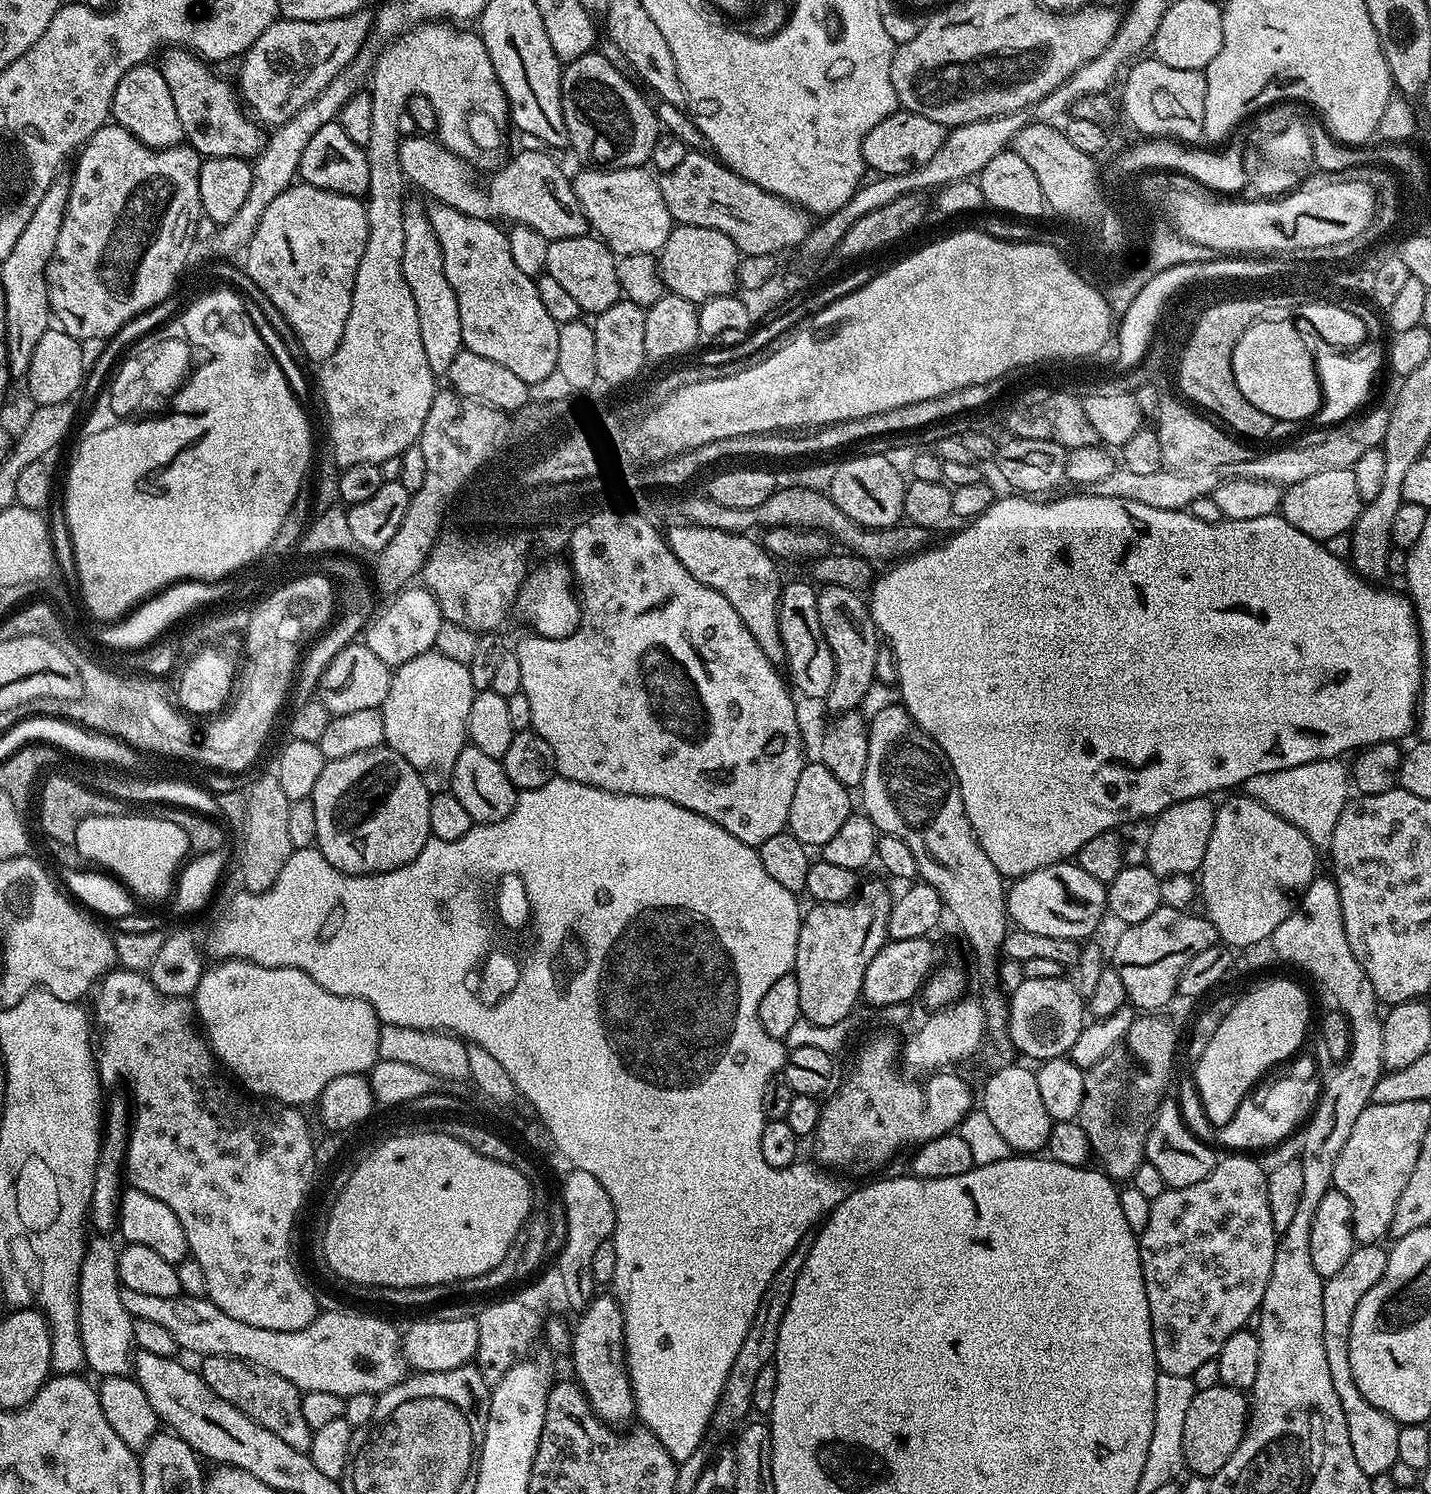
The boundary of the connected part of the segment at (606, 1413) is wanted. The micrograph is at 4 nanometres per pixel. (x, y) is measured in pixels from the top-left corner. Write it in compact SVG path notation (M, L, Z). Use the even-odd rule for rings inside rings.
M597 1294L593 1296L588 1307L579 1313L580 1321L574 1324L572 1334L572 1368L576 1371L574 1380L580 1385L584 1392L584 1397L588 1400L588 1405L592 1407L598 1419L604 1421L609 1426L621 1426L628 1419L636 1416L636 1399L632 1393L632 1383L628 1377L628 1363L624 1361L624 1319L620 1303L616 1301L615 1295Z

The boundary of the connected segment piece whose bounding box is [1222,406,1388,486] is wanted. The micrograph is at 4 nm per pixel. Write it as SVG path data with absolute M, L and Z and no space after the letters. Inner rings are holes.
M1384 406L1371 408L1369 407L1363 414L1357 415L1349 424L1340 423L1335 427L1329 427L1326 432L1328 436L1322 437L1317 444L1300 444L1297 448L1276 448L1273 452L1262 453L1261 456L1252 454L1248 461L1238 462L1236 465L1226 465L1222 469L1223 475L1228 478L1237 476L1287 486L1302 482L1302 478L1311 478L1313 474L1323 474L1325 470L1351 469L1354 462L1358 462L1358 458L1362 458L1362 454L1366 454L1366 450L1381 447L1386 438L1388 408Z

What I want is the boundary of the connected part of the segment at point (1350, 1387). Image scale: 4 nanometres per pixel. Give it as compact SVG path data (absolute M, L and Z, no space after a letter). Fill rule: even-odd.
M1383 1243L1362 1244L1353 1248L1342 1270L1325 1279L1322 1294L1322 1342L1326 1346L1330 1379L1334 1381L1338 1402L1342 1402L1342 1414L1346 1414L1346 1430L1350 1430L1350 1447L1354 1450L1354 1459L1362 1474L1369 1478L1391 1472L1394 1462L1398 1460L1401 1425L1378 1410L1378 1406L1370 1406L1370 1402L1362 1398L1362 1390L1358 1390L1354 1374L1350 1374L1350 1326L1354 1322L1354 1310L1358 1310L1358 1302L1362 1302L1366 1290L1370 1290L1370 1286L1374 1286L1378 1278L1386 1274L1387 1261L1388 1248Z

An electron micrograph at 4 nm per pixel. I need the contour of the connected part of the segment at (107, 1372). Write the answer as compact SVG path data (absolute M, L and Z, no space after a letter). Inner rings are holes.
M104 1234L97 1240L89 1239L84 1249L84 1261L80 1271L80 1341L84 1351L85 1365L97 1372L97 1377L129 1375L134 1355L132 1343L133 1318L122 1306L120 1275L116 1269L117 1245L108 1241Z

